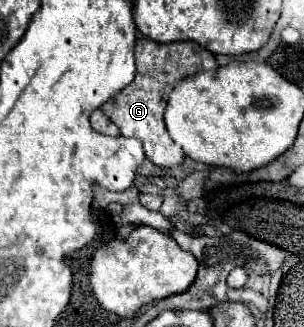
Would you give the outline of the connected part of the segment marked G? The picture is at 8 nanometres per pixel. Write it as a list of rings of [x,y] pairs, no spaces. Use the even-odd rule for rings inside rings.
[[[138,38],[134,48],[136,58],[136,78],[128,84],[114,100],[102,106],[104,114],[120,128],[122,136],[138,138],[144,146],[146,158],[162,168],[176,168],[184,162],[184,152],[180,146],[172,142],[166,132],[164,124],[164,110],[170,90],[174,90],[176,82],[194,76],[198,72],[210,72],[218,68],[218,62],[212,52],[204,50],[194,42],[172,42],[172,44],[158,44],[150,38]]]

